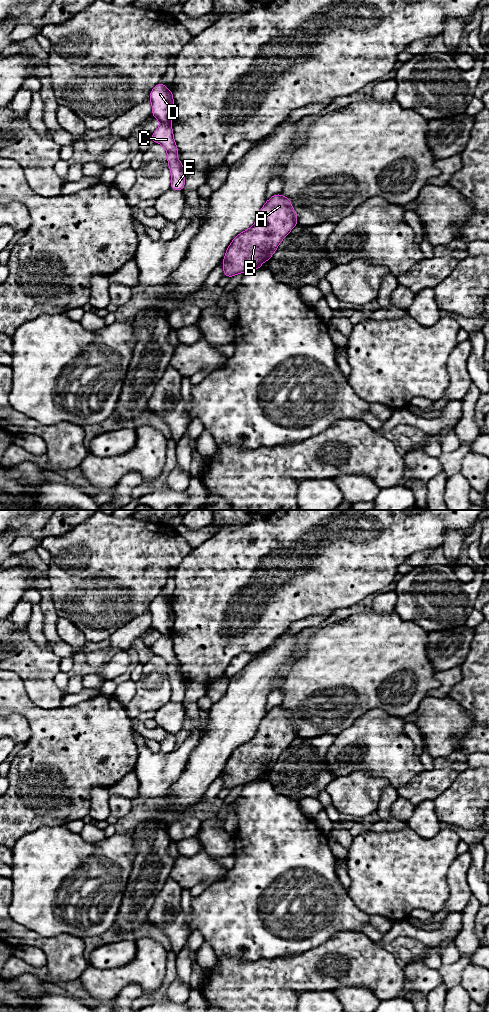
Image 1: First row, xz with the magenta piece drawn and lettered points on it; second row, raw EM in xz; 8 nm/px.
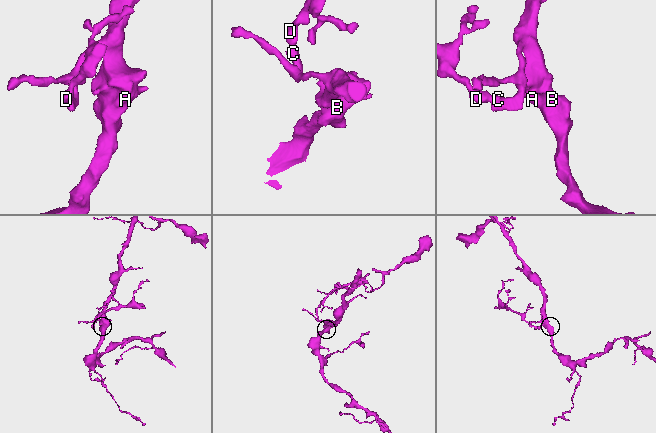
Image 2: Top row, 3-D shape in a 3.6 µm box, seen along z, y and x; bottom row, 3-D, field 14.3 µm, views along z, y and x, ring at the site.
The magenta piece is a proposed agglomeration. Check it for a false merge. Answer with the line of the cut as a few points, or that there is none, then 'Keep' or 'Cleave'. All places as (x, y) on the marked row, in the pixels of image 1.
Split along xz (161, 123), (169, 125). Cleave

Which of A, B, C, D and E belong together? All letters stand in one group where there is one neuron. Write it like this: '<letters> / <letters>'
A B C E / D

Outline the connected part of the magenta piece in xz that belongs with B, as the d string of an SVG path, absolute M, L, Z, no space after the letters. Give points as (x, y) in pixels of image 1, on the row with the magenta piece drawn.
M276 194L267 200L254 225L235 236L227 247L222 262L224 276L232 278L260 269L262 263L270 260L281 241L298 225L297 216L290 198Z

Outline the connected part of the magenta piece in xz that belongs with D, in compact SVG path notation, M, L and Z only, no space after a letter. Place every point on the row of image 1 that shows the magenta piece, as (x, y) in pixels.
M161 82L150 92L152 115L161 123L170 125L174 114L174 100L171 89Z

